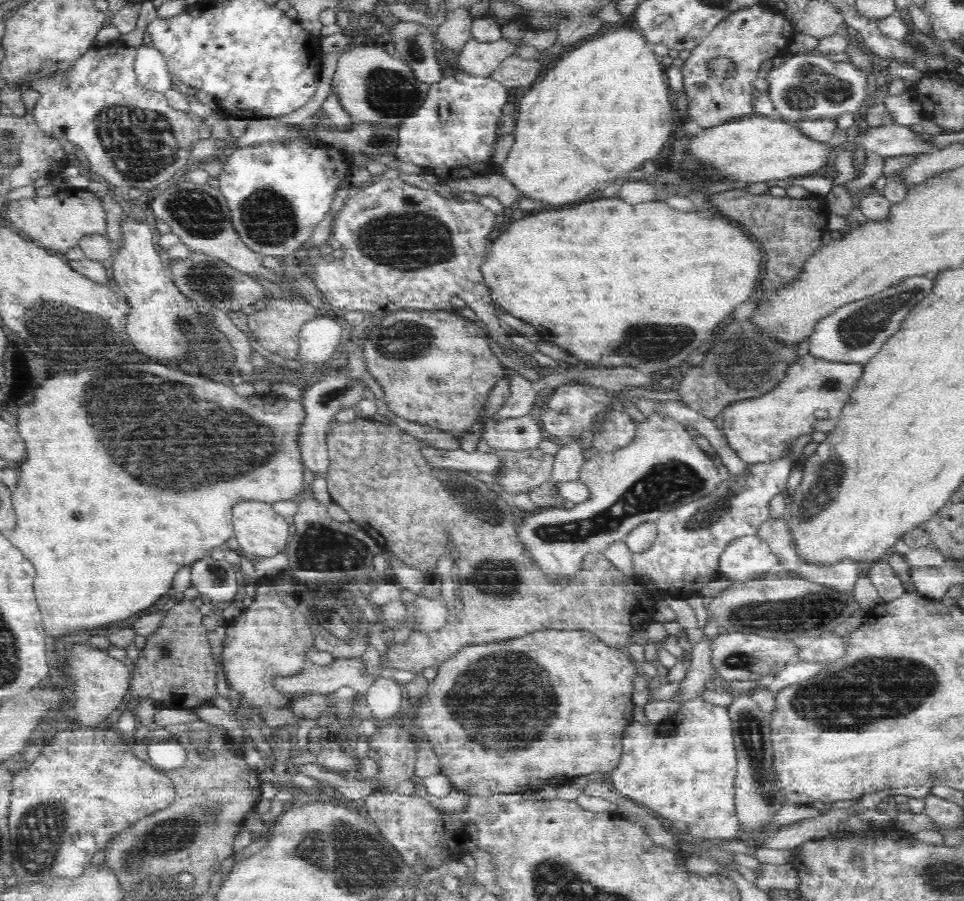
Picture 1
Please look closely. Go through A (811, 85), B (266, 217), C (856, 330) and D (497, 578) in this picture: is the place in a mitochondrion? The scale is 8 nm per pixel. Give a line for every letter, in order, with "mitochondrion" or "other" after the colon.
A: mitochondrion
B: mitochondrion
C: mitochondrion
D: mitochondrion

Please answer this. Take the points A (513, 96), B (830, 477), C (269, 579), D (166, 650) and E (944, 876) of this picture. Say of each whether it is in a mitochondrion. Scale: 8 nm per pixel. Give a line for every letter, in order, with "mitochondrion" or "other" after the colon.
A: other
B: mitochondrion
C: other
D: mitochondrion
E: mitochondrion

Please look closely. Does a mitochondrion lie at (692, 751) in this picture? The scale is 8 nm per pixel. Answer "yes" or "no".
no

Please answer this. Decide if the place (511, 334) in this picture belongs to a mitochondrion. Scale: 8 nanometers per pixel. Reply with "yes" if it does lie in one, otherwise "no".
no

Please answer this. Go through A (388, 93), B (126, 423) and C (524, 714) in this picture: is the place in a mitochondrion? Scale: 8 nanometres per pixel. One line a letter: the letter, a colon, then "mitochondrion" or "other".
A: mitochondrion
B: mitochondrion
C: mitochondrion

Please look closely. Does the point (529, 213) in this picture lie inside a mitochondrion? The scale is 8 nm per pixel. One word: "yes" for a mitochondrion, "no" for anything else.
no

